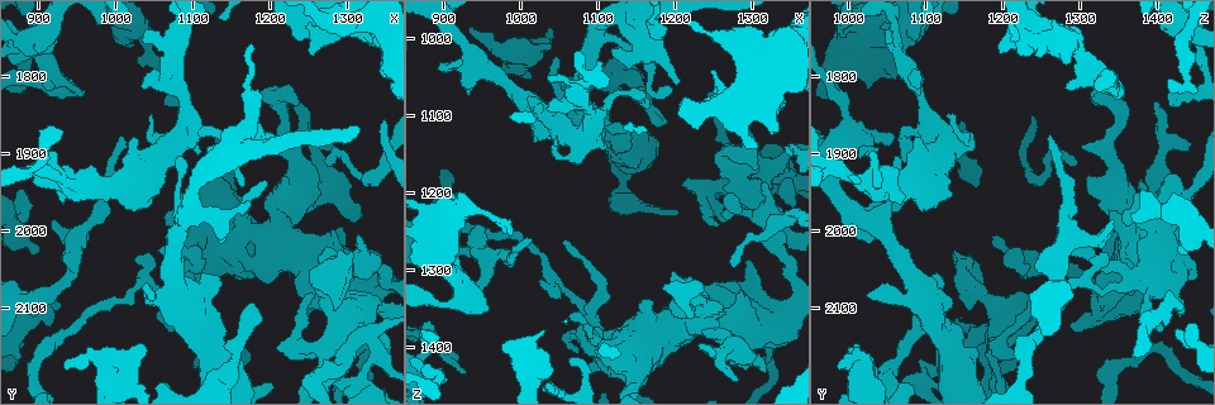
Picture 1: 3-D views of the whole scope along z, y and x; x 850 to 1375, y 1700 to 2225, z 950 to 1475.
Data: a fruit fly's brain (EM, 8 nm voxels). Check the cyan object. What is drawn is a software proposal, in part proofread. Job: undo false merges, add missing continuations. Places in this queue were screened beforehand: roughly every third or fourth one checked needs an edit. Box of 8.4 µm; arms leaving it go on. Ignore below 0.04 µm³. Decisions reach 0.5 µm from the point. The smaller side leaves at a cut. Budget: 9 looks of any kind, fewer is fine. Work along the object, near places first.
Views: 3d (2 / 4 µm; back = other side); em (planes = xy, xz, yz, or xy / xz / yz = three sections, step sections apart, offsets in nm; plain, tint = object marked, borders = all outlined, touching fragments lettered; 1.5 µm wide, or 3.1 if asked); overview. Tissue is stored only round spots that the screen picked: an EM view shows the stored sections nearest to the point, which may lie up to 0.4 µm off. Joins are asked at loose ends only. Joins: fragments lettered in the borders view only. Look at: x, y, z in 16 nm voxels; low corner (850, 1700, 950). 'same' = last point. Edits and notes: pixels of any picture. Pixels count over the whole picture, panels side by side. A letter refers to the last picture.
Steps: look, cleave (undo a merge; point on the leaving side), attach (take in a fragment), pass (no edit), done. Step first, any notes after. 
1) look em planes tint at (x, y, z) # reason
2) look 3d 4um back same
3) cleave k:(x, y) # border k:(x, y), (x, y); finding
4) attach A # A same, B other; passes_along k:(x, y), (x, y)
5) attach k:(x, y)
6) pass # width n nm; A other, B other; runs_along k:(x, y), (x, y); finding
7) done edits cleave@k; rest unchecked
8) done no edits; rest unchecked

look em planes borders at (1170, 1940, 1090) # free end

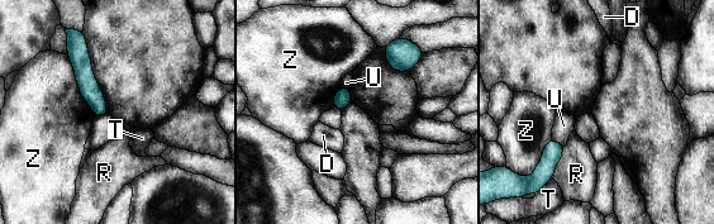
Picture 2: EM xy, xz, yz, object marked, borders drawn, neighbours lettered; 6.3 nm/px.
pass # D other, R other, T other, U other, Z other; no lettered fragment goes on from it

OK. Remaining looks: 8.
look 3d 4um at (1270, 2170, 1095) # free end

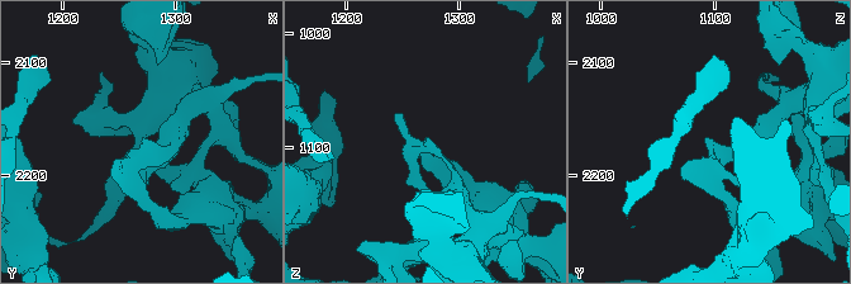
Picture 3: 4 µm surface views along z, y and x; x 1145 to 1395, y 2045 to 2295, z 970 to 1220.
look em yz step 8 borders at (1272, 2166, 1094)

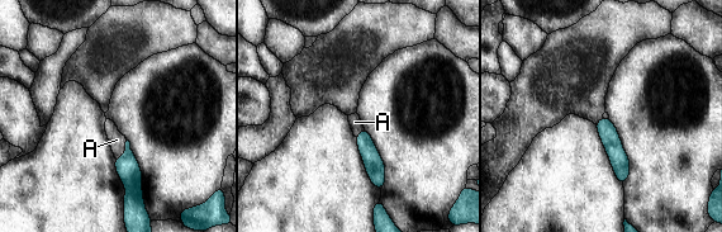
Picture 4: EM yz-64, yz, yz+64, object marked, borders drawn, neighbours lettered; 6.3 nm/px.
look em planes borders same

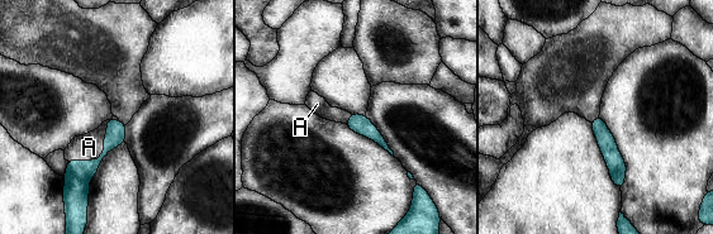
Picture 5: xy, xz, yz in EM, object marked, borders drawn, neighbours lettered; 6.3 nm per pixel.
attach A # longest_contact A 380 nm; A same; passes_along 5:(79, 172), (100, 154), (89, 147); it goes on there

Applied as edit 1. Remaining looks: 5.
look em xz step 4 borders at (900, 2025, 1440) # branch stops here

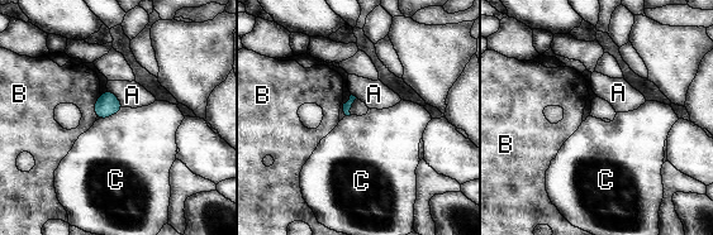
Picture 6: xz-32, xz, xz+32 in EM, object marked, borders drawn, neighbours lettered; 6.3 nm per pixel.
look em planes borders same

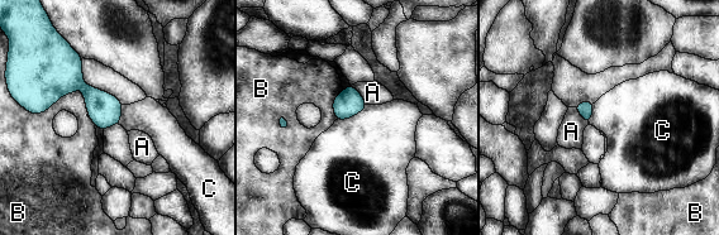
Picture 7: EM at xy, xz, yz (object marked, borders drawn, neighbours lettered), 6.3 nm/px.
pass # longest_contact B 360 nm; A other, B other, C other; border 7:(367, 105), (353, 115), (337, 120); none of them fits

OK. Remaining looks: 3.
done edits attach@5; rest unchecked

